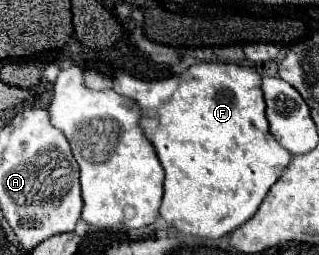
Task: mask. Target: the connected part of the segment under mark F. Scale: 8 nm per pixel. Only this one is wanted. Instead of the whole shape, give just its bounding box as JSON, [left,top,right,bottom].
[114,62,292,238]

